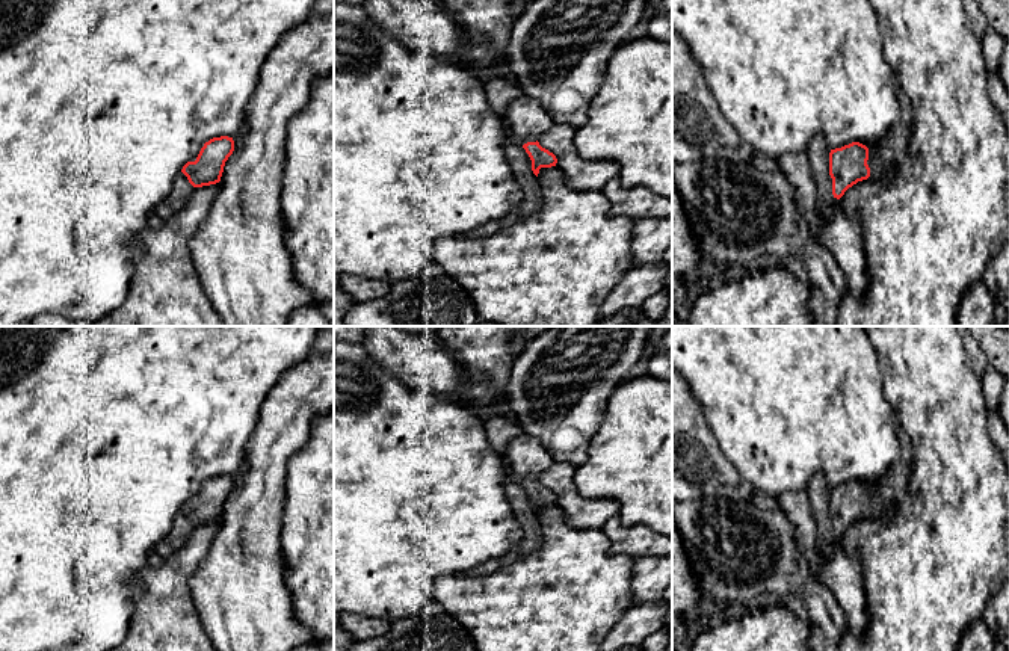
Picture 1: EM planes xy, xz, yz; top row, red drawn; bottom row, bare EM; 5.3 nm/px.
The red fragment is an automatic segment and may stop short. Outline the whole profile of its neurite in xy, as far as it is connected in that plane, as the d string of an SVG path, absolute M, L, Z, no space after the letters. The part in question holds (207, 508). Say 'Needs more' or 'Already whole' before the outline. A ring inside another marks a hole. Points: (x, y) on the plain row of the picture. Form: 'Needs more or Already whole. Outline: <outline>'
Already whole. Outline: M228 474L213 476L204 482L195 500L187 500L181 511L193 526L221 520L225 500L234 489L234 479Z

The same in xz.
Needs more. Outline: M523 433L511 440L504 449L504 456L512 465L514 479L529 492L536 515L541 506L556 504L556 494L538 480L539 474L556 461L545 444Z

